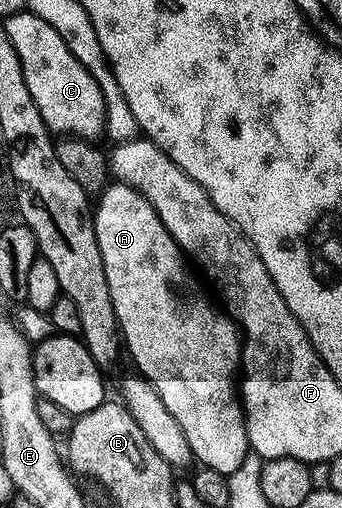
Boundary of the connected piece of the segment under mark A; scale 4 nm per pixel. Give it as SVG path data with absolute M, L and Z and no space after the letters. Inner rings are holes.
M110 182L100 192L92 208L93 232L107 273L107 289L115 305L115 317L124 350L133 358L138 372L152 383L163 397L163 405L171 409L171 417L179 421L193 450L193 458L202 467L210 467L228 477L243 464L249 449L245 408L241 406L235 376L241 361L241 336L237 324L224 310L212 307L205 299L193 299L193 275L181 246L167 233L153 203L134 187Z

